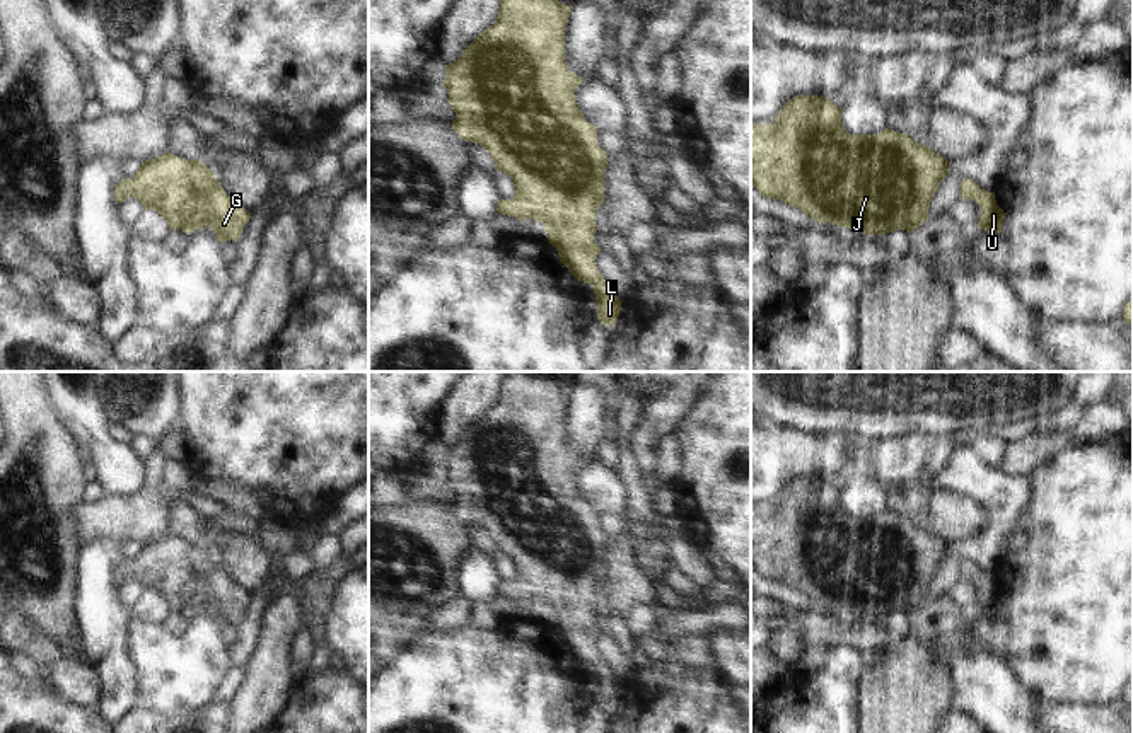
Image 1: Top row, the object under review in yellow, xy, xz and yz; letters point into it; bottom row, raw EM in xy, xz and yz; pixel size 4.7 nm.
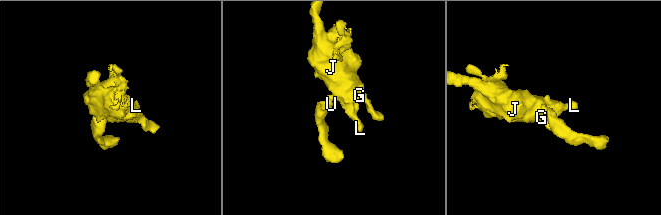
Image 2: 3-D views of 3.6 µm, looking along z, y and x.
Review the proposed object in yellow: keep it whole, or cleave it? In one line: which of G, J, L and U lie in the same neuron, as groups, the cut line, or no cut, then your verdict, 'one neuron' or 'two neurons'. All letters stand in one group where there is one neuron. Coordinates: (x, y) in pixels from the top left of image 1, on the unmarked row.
G J L U | no cut | one neuron

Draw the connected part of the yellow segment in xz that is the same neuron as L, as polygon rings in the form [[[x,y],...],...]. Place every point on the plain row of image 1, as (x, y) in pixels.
[[[534,372],[503,377],[493,407],[457,443],[445,447],[442,467],[456,494],[452,511],[464,523],[479,525],[497,552],[514,563],[514,580],[500,581],[497,595],[541,603],[560,643],[578,663],[594,670],[597,701],[614,709],[621,682],[596,648],[601,629],[594,624],[607,537],[597,525],[599,511],[584,499],[573,477],[584,460],[568,452],[563,435],[570,390],[572,387],[560,385],[548,375],[536,377]]]

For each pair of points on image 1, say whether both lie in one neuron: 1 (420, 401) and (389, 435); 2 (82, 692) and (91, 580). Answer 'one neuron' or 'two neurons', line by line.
1: one neuron
2: two neurons

